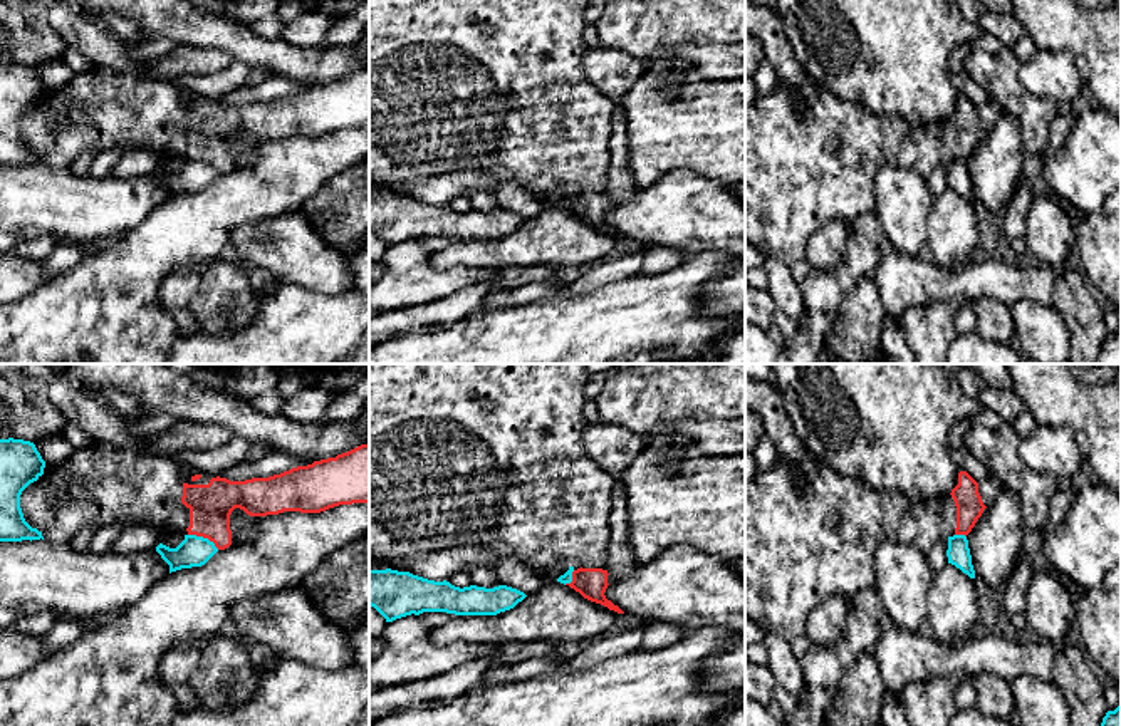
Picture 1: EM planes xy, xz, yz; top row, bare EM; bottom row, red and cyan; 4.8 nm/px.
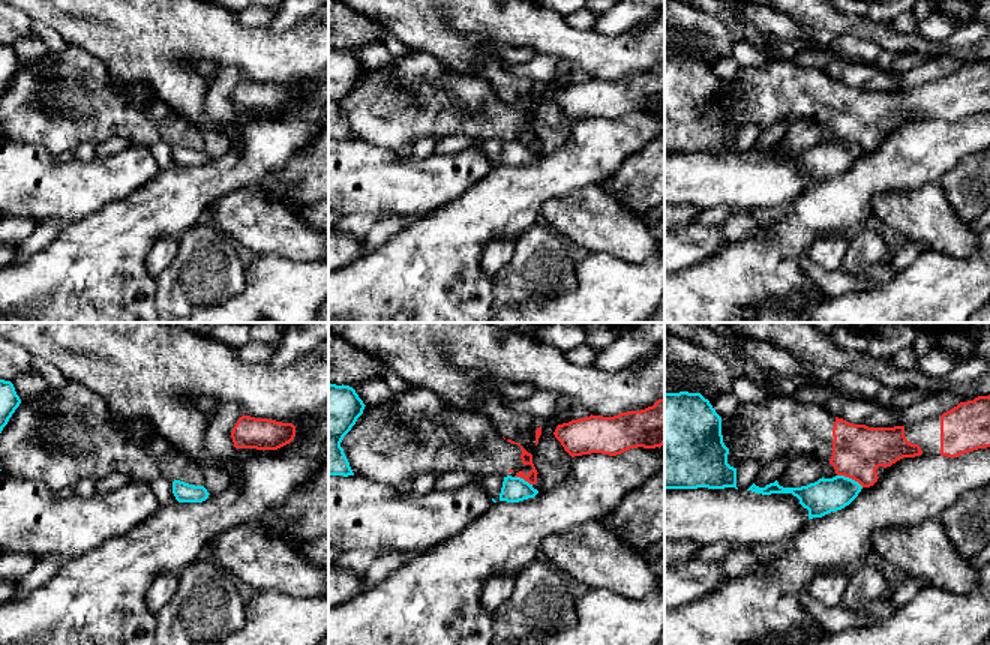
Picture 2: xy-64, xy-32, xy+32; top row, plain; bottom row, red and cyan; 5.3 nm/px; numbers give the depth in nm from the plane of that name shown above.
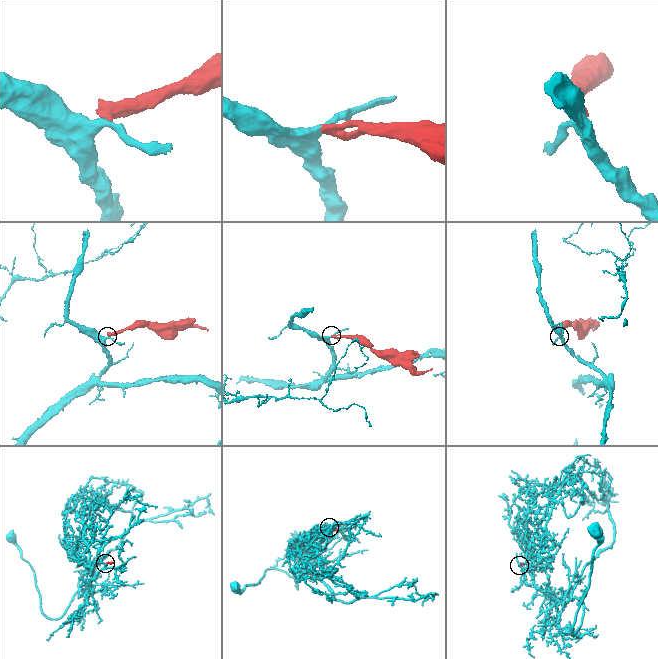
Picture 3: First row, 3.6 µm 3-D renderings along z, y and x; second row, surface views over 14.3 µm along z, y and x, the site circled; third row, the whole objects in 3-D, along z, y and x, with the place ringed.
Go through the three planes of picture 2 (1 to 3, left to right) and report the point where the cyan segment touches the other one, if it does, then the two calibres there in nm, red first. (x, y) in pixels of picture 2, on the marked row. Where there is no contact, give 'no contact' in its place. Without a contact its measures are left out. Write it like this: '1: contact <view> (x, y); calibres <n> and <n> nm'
1: no contact
2: contact xy-32 (524, 479); calibres 60 and 140 nm
3: contact xy+32 (851, 477); calibres 280 and 190 nm

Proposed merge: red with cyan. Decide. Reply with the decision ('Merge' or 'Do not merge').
Do not merge

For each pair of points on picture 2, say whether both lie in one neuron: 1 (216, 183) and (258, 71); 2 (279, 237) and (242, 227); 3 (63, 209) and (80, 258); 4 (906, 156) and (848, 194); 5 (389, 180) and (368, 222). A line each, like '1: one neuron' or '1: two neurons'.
1: two neurons
2: one neuron
3: two neurons
4: one neuron
5: two neurons

